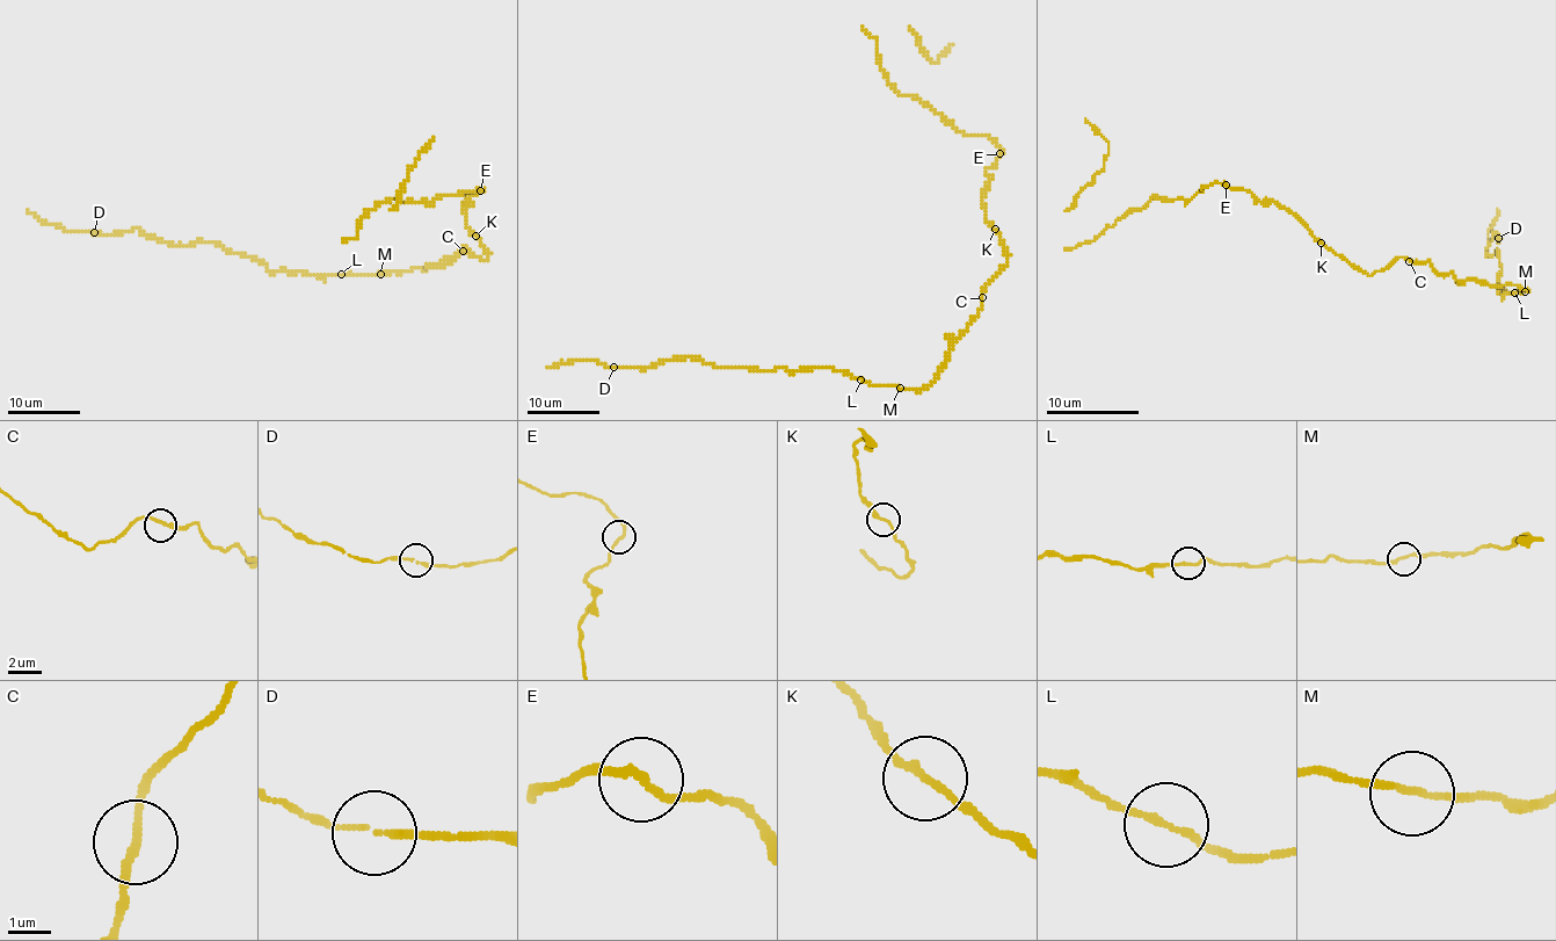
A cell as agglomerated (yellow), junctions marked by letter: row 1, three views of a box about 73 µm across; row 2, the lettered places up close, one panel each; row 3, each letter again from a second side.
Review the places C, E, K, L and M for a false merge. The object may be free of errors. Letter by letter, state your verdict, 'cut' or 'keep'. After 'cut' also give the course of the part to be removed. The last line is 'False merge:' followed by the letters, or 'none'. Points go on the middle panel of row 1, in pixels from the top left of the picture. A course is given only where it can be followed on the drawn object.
C: keep
E: keep
K: keep
L: keep
M: keep
False merge: none

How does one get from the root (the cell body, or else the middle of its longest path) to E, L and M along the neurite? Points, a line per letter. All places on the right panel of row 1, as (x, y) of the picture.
E: (1409, 259), (1395, 257), (1369, 275), (1328, 250), (1285, 209), (1227, 186)
L: (1409, 259), (1427, 261), (1439, 273), (1451, 273), (1458, 280), (1518, 284), (1527, 289), (1522, 294), (1513, 291)
M: (1409, 259), (1427, 261), (1439, 273), (1451, 273), (1458, 280), (1518, 284), (1527, 289), (1525, 291)

